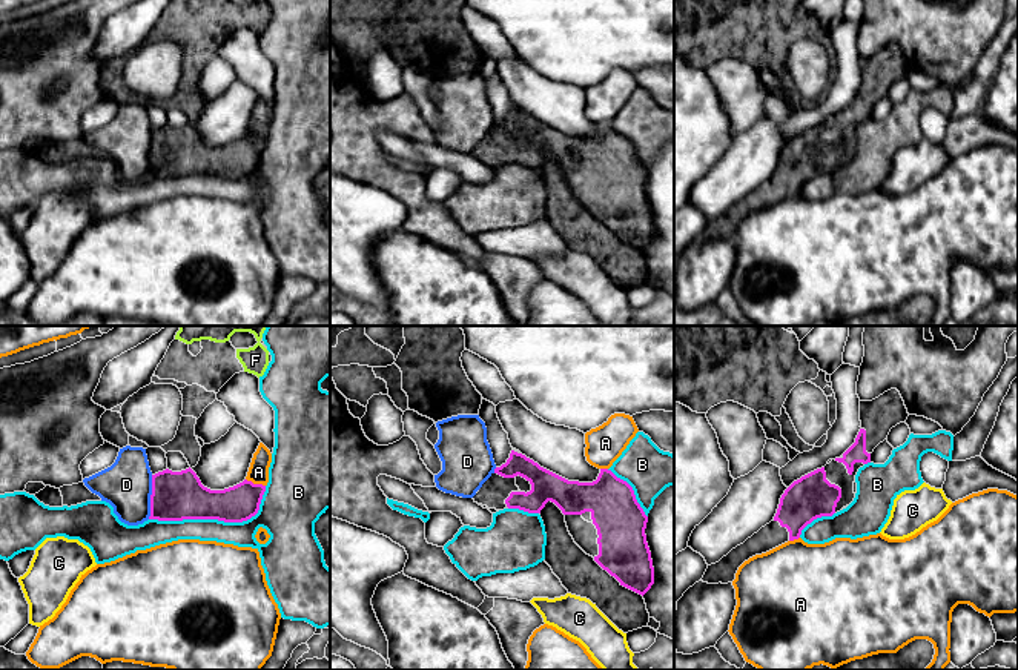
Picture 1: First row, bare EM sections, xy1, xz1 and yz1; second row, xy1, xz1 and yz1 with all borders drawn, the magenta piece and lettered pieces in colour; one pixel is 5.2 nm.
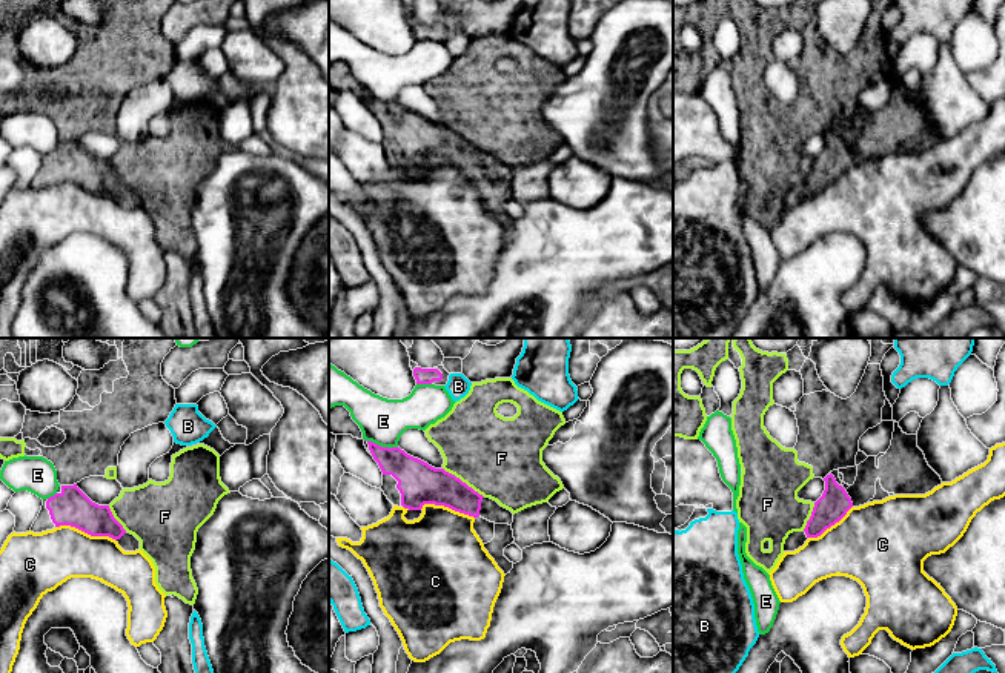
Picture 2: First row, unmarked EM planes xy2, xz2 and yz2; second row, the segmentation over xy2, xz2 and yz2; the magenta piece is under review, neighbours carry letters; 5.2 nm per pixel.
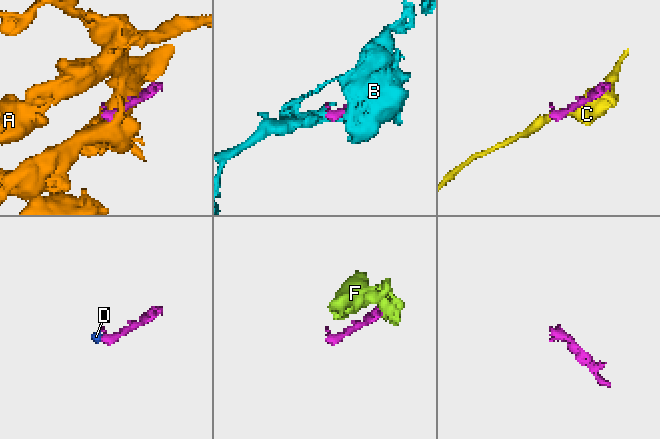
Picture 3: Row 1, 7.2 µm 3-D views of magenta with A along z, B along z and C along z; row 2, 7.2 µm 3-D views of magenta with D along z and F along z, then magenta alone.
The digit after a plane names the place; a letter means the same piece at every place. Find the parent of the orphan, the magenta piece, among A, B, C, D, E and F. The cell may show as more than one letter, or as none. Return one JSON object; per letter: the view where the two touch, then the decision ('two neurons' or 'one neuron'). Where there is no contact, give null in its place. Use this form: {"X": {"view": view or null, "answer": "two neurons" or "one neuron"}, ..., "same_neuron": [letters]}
{"A": {"view": "xy1", "answer": "two neurons"}, "B": {"view": "xy1", "answer": "two neurons"}, "C": {"view": "xy2", "answer": "two neurons"}, "D": {"view": "xy1", "answer": "two neurons"}, "E": {"view": "xz2", "answer": "two neurons"}, "F": {"view": "xz2", "answer": "two neurons"}, "same_neuron": []}

